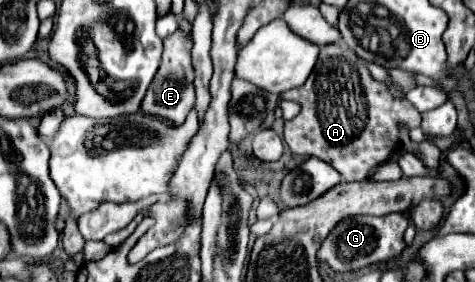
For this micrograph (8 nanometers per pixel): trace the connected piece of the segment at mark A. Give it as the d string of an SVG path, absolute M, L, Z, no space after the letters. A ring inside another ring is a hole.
M342 42L322 46L318 62L316 62L314 70L310 72L310 78L306 80L306 84L284 92L282 98L294 100L302 106L300 114L284 124L284 140L286 140L288 148L294 154L316 156L316 158L328 162L332 168L336 168L342 174L342 178L346 182L366 180L372 166L388 160L390 154L394 154L394 150L398 150L398 144L400 144L398 122L404 122L410 128L420 126L420 112L414 110L414 106L410 106L406 100L396 102L394 98L390 98L390 92L386 90L386 86L382 86L378 80L374 80L370 76L370 72L366 70L364 62Z

